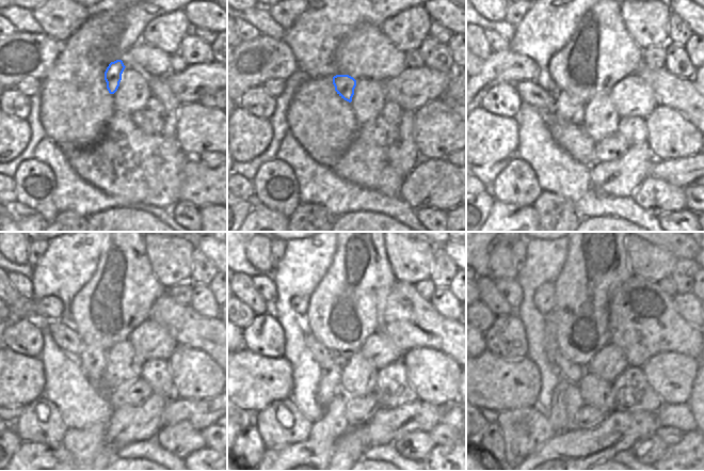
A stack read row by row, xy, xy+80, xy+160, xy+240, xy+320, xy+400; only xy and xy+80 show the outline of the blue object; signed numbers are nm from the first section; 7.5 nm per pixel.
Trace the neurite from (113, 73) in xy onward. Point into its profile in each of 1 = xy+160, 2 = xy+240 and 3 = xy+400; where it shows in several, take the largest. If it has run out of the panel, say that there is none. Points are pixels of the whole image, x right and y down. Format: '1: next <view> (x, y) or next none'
1: next xy+160 (571, 108)
2: next xy+240 (93, 359)
3: next xy+400 (557, 417)

